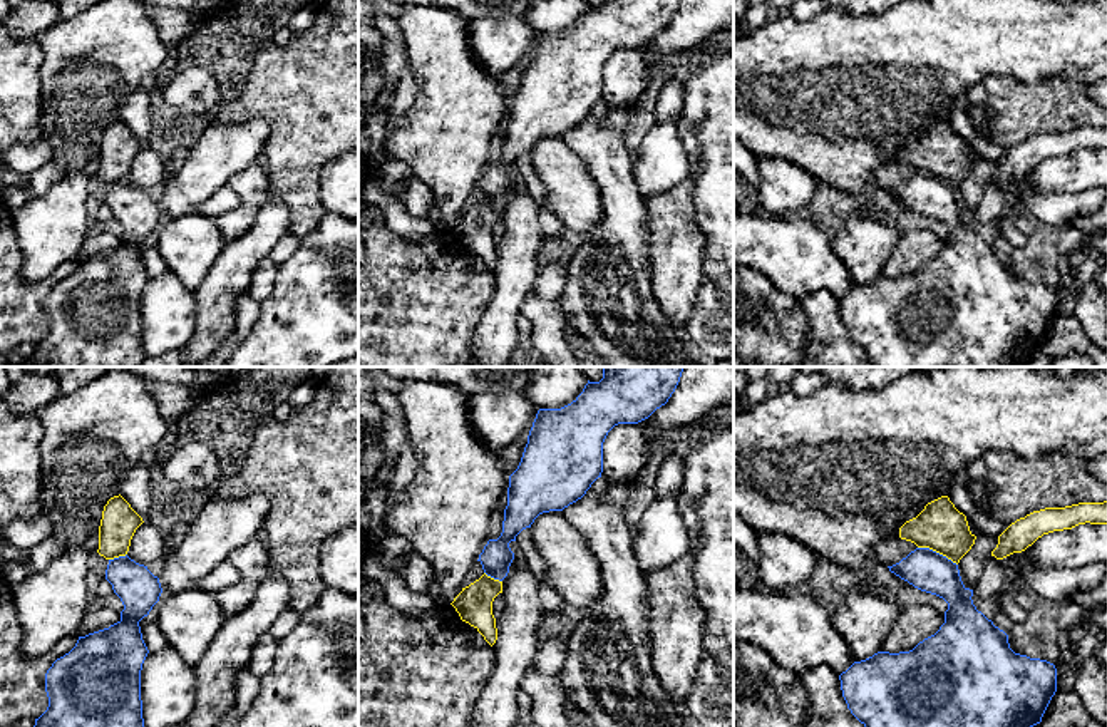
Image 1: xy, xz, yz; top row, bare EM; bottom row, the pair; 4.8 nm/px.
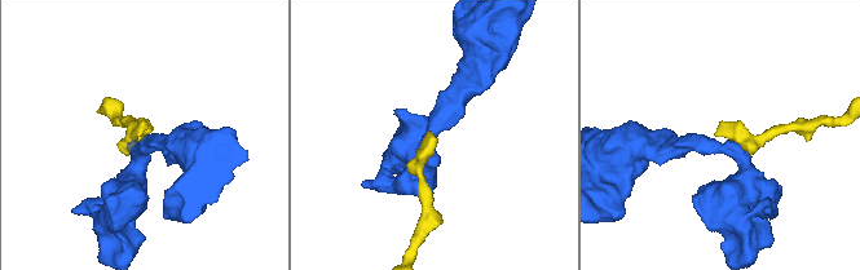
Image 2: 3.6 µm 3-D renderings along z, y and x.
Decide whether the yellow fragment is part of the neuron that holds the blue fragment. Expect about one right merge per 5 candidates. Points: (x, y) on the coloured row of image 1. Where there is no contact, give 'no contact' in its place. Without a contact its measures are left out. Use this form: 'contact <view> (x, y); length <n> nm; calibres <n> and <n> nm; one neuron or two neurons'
contact yz (938, 553); length 220 nm; calibres 200 and 240 nm; two neurons

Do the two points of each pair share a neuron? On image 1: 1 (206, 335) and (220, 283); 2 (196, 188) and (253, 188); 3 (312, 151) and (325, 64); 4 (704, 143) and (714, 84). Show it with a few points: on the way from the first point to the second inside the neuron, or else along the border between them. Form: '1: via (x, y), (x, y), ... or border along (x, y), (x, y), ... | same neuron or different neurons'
1: via (215, 322), (215, 297) | same neuron
2: border along (257, 161), (240, 170), (226, 185) | different neurons
3: via (312, 129), (325, 86) | same neuron
4: via (714, 128), (714, 99) | same neuron

